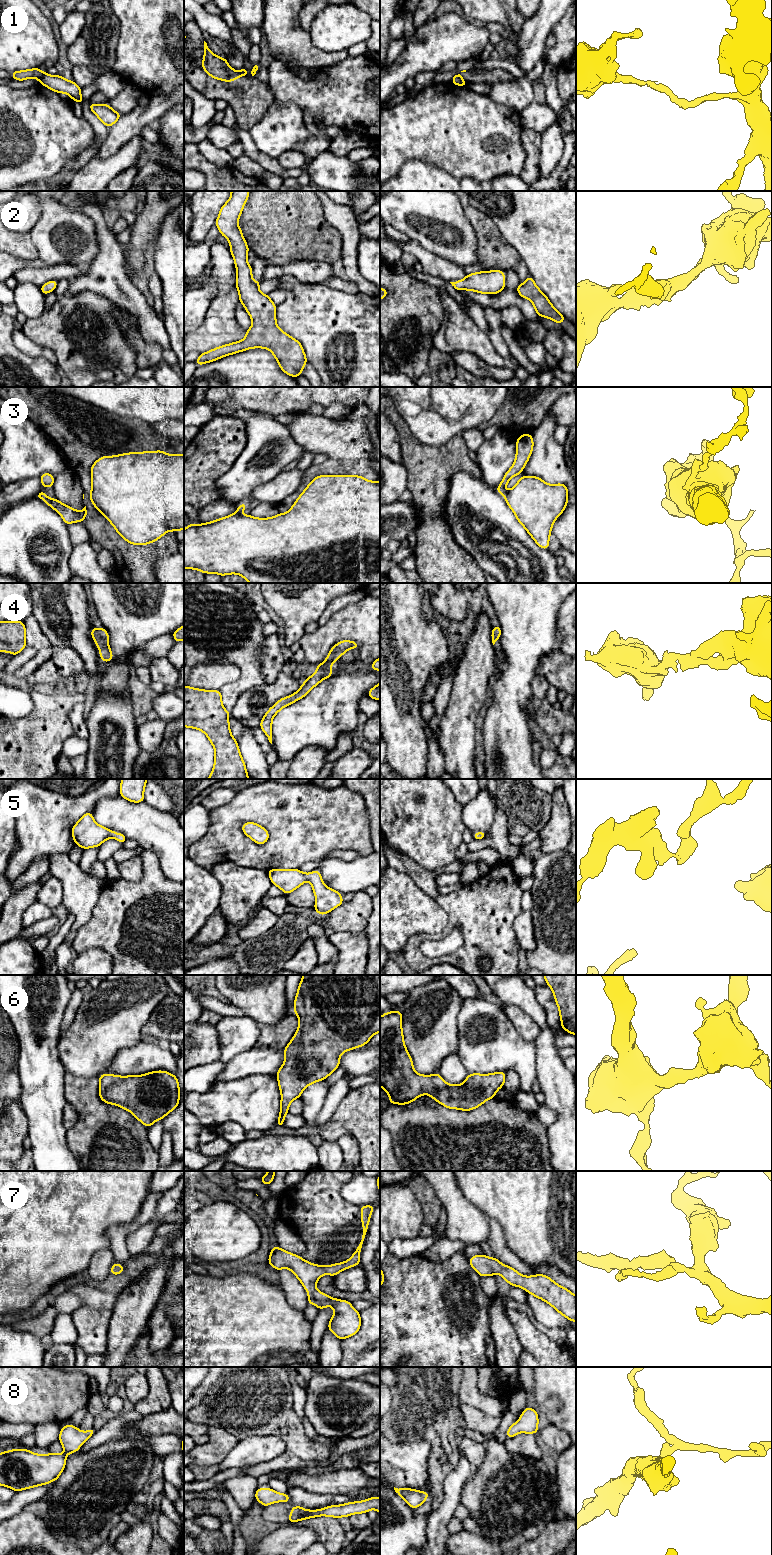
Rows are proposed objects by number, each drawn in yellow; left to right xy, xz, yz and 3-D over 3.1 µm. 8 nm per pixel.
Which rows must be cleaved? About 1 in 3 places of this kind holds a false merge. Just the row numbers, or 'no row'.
1, 3

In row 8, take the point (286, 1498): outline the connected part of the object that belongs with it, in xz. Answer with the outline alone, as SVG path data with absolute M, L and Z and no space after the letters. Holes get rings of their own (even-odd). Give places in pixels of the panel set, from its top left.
M258 1488L255 1493L255 1499L258 1500L263 1507L276 1502L289 1502L290 1498L287 1493L278 1493L271 1488Z

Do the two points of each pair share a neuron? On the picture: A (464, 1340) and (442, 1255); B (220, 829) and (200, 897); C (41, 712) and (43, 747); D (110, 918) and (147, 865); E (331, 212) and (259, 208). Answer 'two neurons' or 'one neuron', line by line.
A: two neurons
B: two neurons
C: one neuron
D: one neuron
E: two neurons

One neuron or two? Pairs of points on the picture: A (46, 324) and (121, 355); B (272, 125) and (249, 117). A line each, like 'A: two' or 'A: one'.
A: one
B: two

